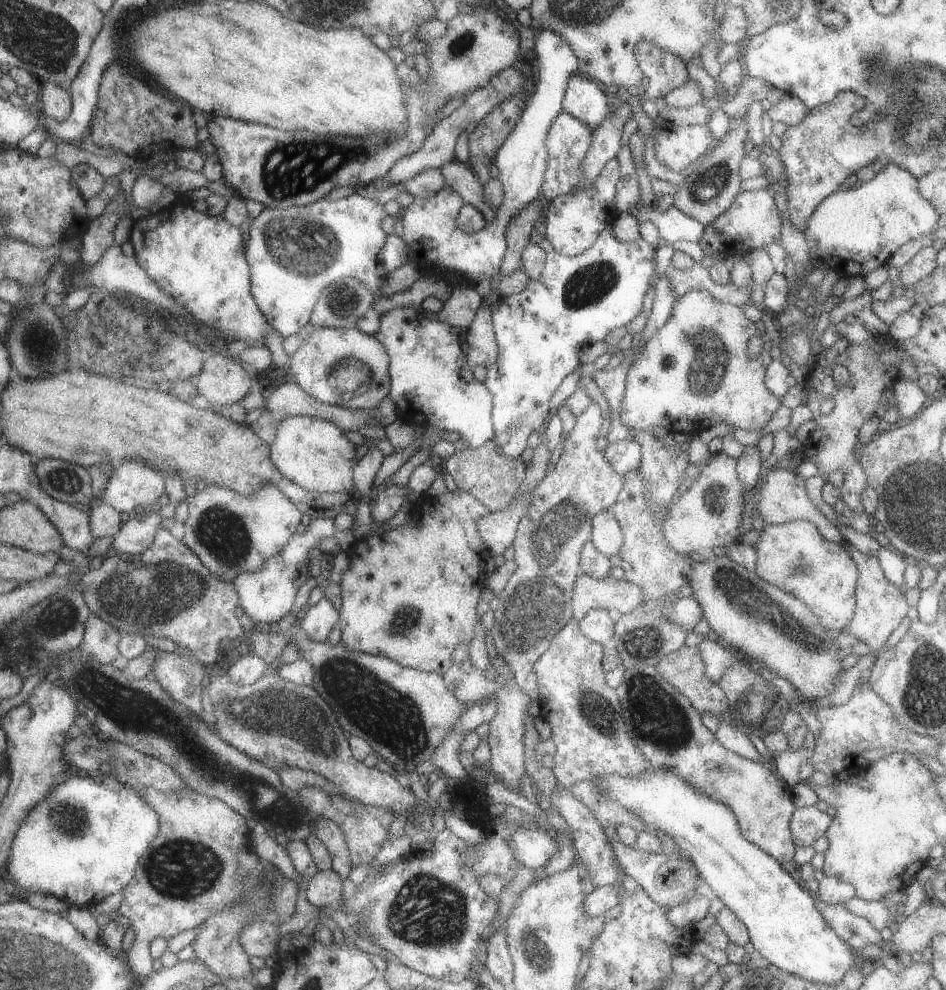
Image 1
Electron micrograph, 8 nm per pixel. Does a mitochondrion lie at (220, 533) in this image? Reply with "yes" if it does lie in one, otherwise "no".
yes

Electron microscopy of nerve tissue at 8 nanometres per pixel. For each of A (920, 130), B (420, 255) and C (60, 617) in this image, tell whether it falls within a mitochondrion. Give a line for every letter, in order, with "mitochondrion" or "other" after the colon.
A: mitochondrion
B: other
C: mitochondrion

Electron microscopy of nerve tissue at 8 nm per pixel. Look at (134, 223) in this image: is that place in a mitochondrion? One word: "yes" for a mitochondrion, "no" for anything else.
no

